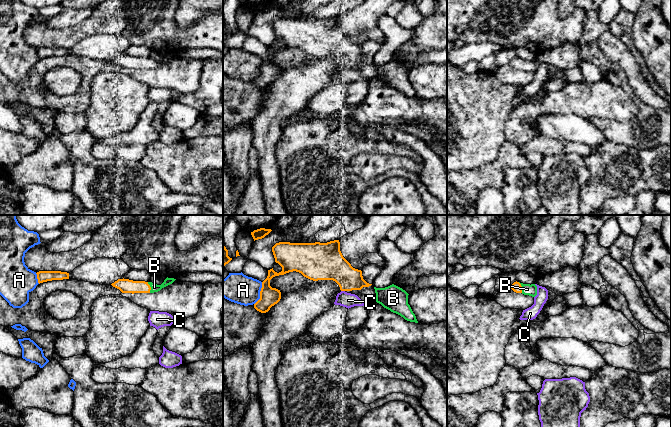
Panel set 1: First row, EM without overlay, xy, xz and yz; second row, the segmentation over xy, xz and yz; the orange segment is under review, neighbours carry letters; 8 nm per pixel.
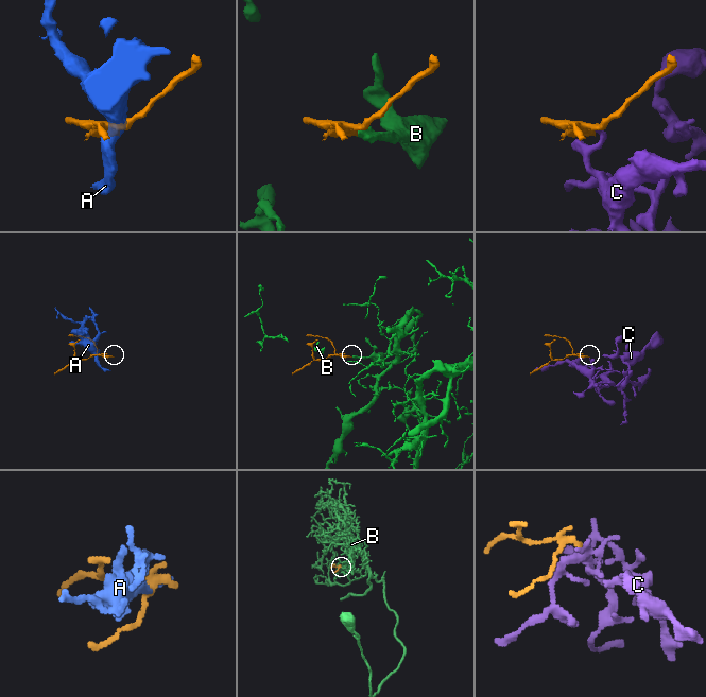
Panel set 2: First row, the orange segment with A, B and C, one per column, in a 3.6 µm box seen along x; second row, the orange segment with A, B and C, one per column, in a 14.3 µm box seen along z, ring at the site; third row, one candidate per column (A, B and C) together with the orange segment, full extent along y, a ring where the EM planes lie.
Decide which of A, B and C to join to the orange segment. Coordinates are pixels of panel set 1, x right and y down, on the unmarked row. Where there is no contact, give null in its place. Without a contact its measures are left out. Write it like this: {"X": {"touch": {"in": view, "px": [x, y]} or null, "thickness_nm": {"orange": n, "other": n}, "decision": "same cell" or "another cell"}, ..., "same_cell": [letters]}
{"A": {"touch": {"in": "xz", "px": [260, 69]}, "thickness_nm": {"orange": 150, "other": 240}, "decision": "another cell"}, "B": {"touch": {"in": "xy", "px": [150, 63]}, "thickness_nm": {"orange": 110, "other": 60}, "decision": "same cell"}, "C": {"touch": {"in": "xz", "px": [343, 66]}, "thickness_nm": {"orange": 260, "other": 120}, "decision": "another cell"}, "same_cell": ["B"]}

